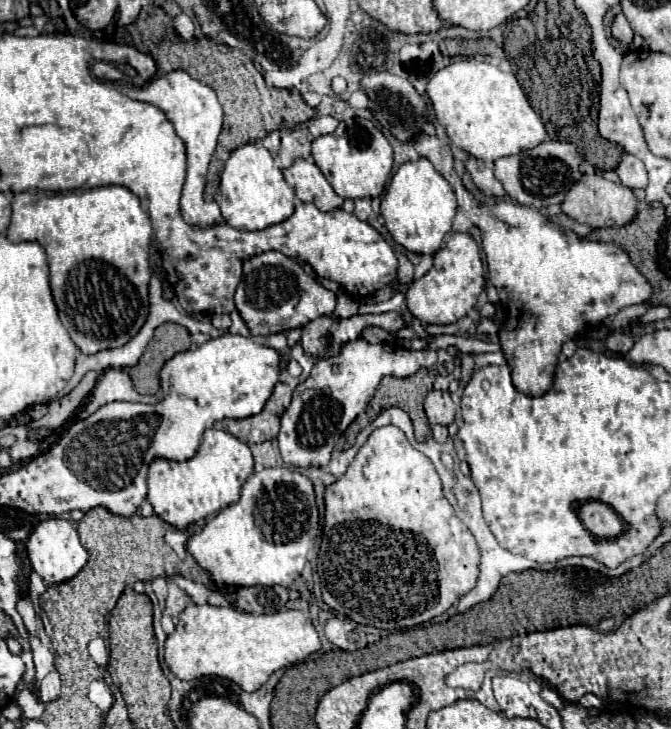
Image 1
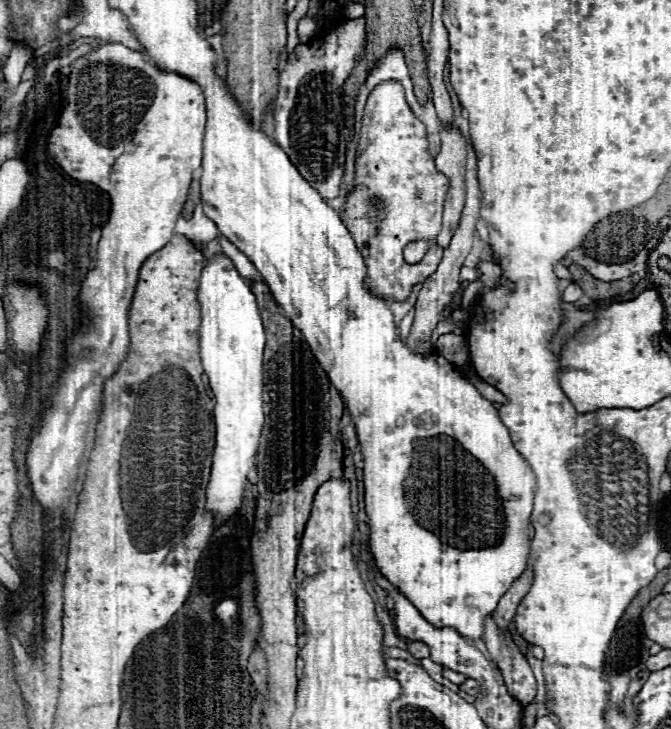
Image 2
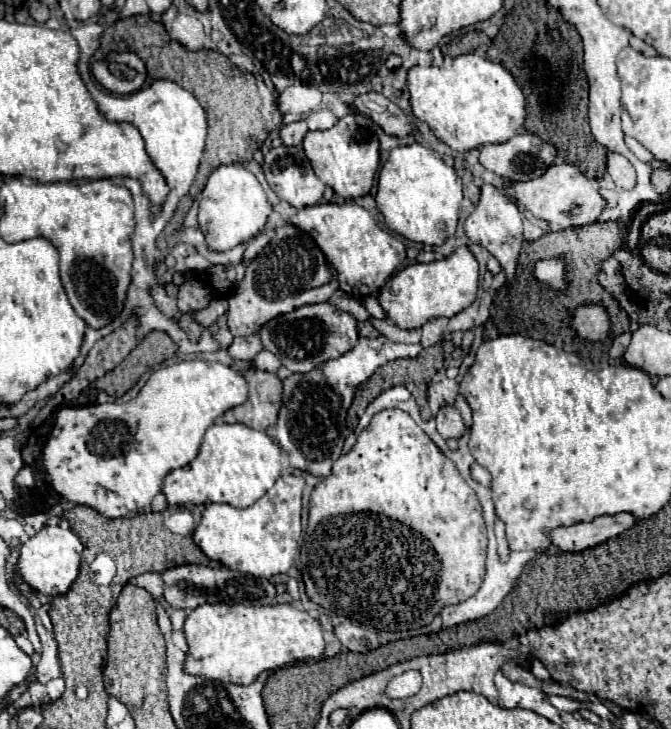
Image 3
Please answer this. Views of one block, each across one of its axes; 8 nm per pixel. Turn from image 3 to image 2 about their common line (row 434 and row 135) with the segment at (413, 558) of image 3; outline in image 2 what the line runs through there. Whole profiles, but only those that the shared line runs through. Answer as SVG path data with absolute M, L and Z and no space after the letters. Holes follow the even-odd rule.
M386 80L378 84L366 100L352 186L354 188L348 194L348 200L344 204L344 212L340 214L340 218L348 226L360 254L364 256L364 262L368 268L364 286L388 302L406 302L406 298L412 292L412 286L418 282L424 282L430 274L434 274L434 270L438 268L442 260L442 250L436 246L436 236L442 228L442 208L444 208L446 192L450 188L450 180L436 170L434 158L430 156L430 150L428 150L426 126L410 110L404 96L404 88L396 80ZM374 198L378 198L382 204L374 206L372 204ZM414 240L428 240L430 248L418 264L408 264L402 258L402 250L406 248L406 244Z

